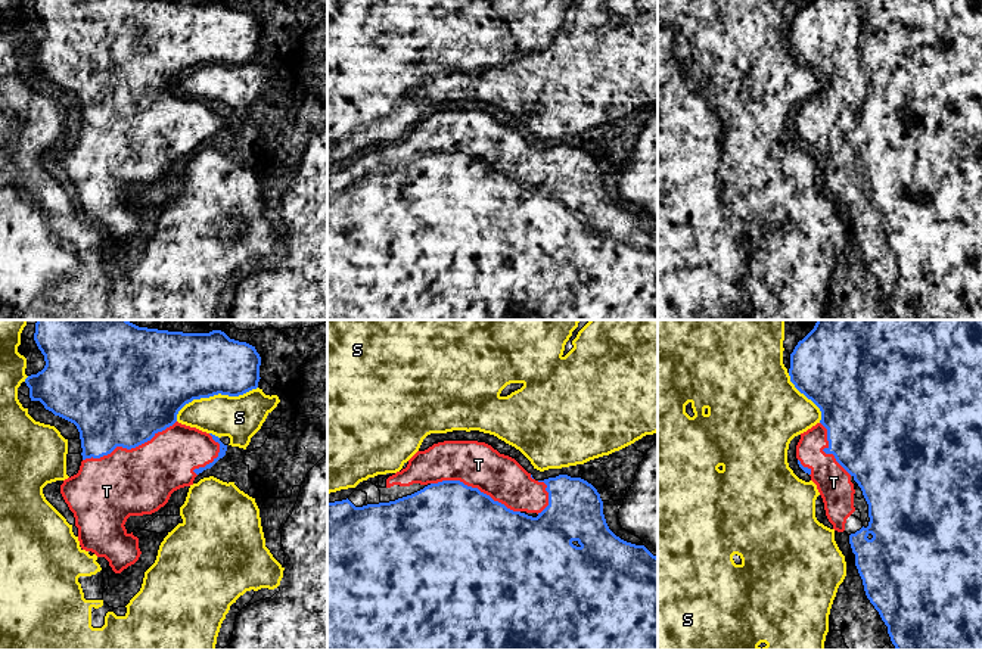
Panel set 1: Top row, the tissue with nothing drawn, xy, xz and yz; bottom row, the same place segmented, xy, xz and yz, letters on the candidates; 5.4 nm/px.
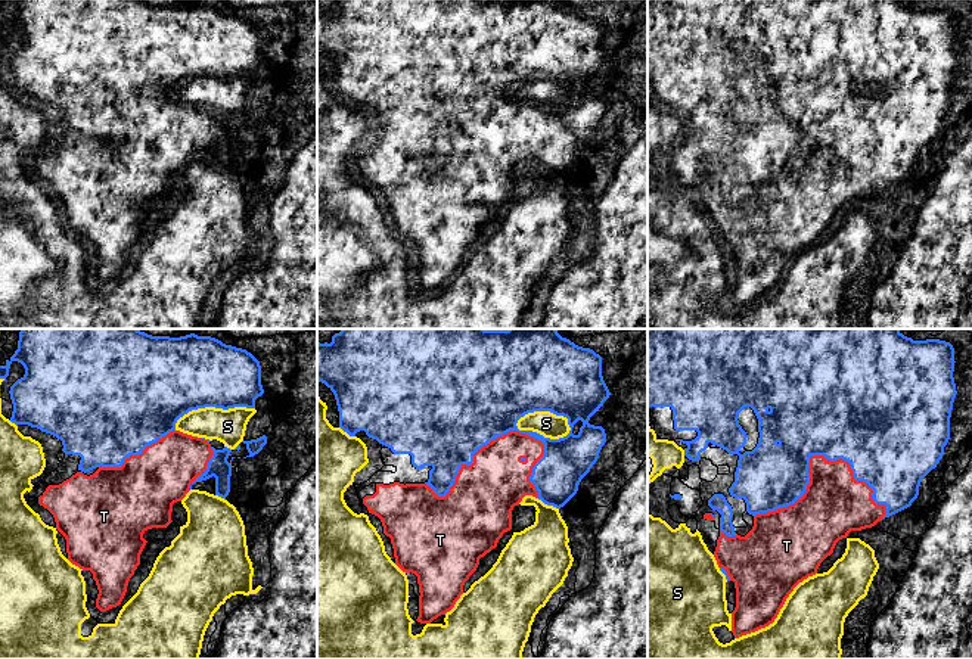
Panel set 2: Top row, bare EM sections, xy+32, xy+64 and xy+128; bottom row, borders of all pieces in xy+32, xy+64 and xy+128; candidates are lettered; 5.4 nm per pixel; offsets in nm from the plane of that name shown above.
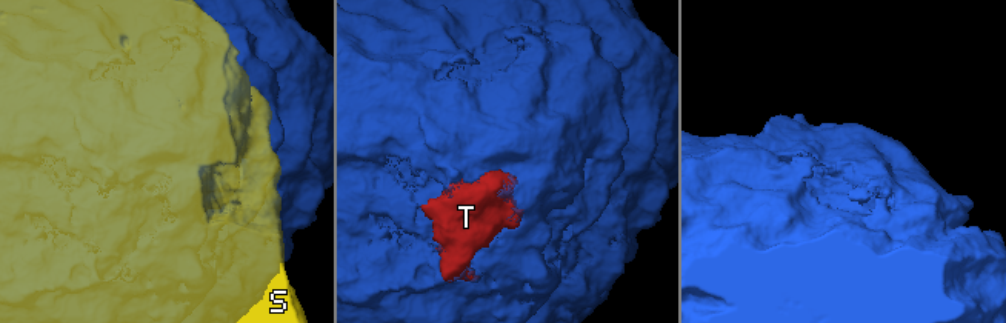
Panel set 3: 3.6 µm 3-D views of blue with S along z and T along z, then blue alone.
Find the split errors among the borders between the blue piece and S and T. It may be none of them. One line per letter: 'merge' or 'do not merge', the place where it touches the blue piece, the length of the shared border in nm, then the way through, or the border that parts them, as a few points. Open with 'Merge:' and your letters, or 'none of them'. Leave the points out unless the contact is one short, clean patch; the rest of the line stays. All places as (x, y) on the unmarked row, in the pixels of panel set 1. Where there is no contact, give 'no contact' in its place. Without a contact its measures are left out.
Merge: T
S: do not merge; meets blue in xy at (213, 65); contact 480 nm long
T: merge; meets blue in xy at (129, 118); contact 550 nm long

